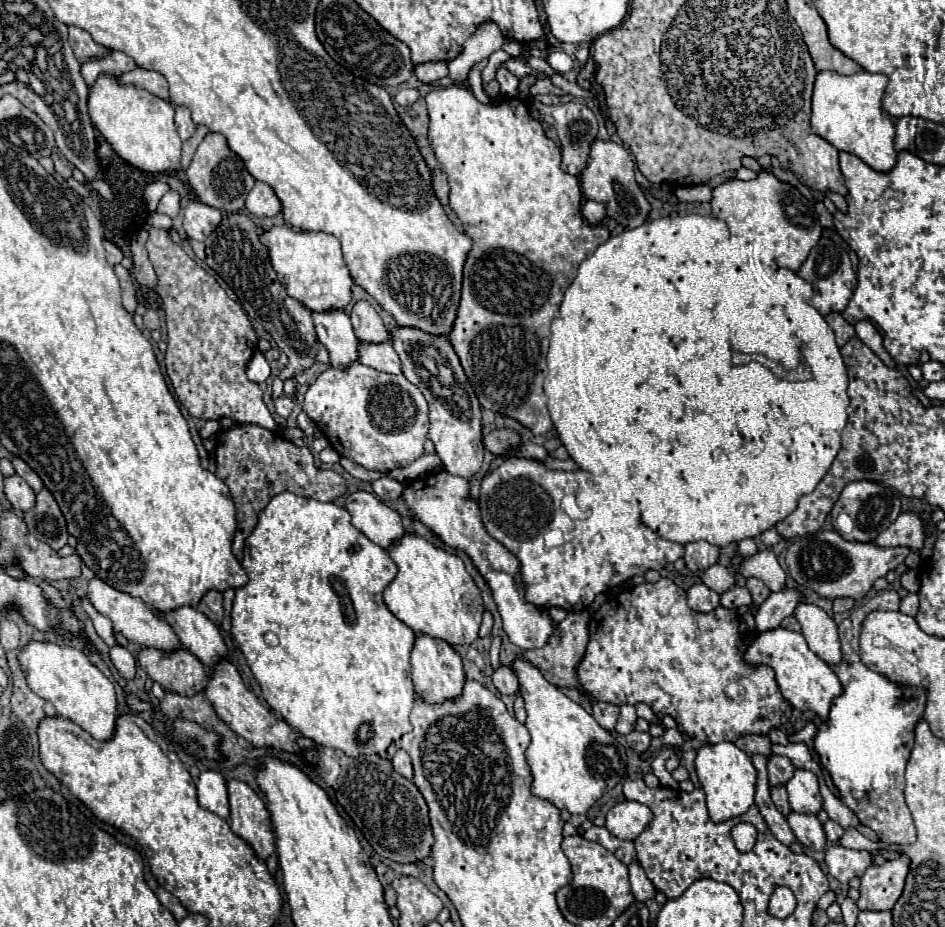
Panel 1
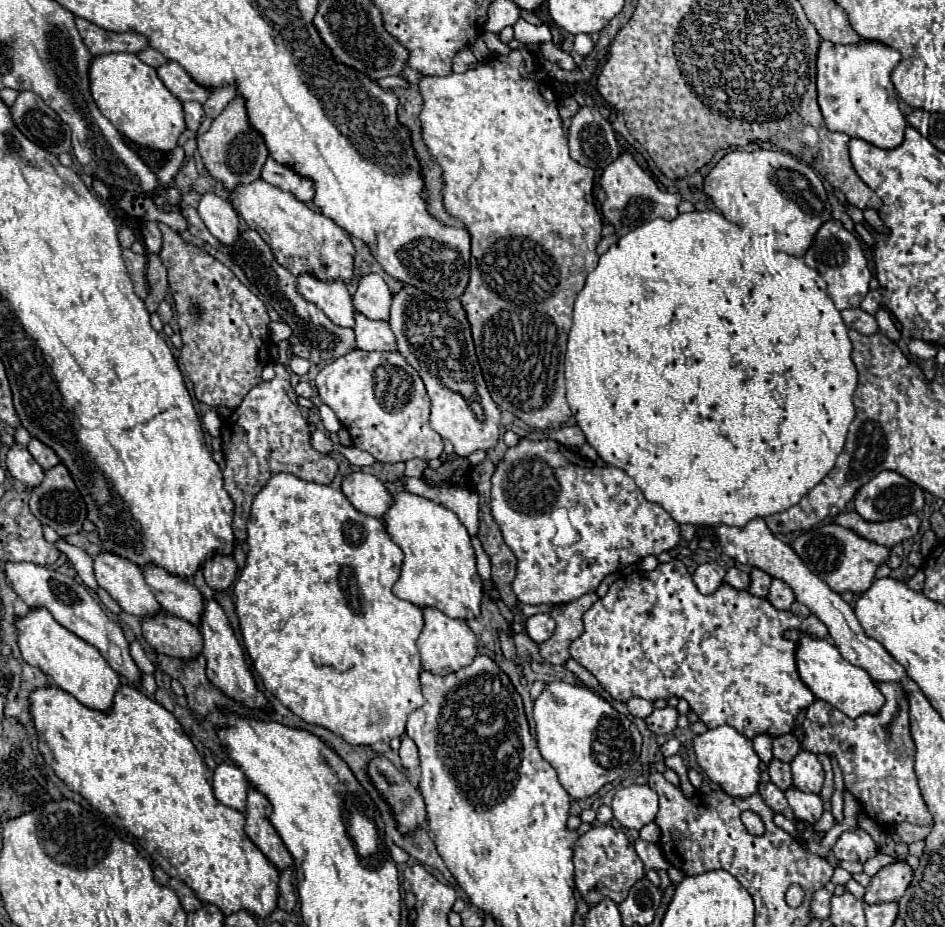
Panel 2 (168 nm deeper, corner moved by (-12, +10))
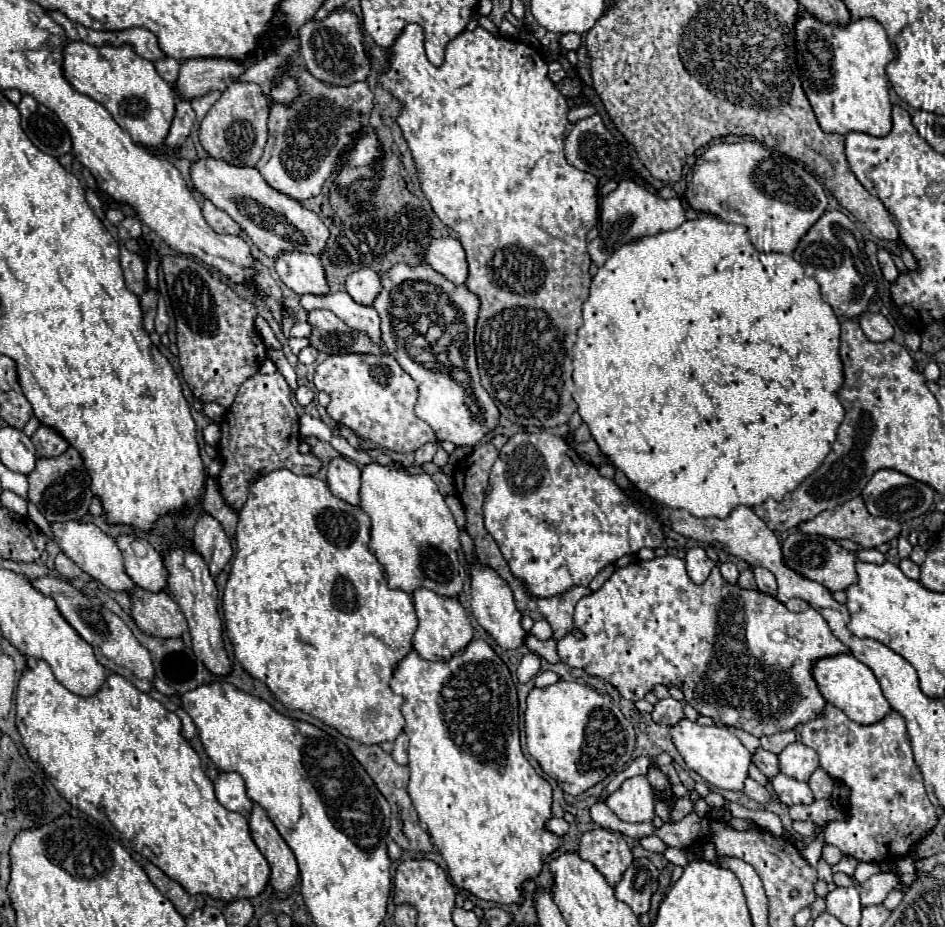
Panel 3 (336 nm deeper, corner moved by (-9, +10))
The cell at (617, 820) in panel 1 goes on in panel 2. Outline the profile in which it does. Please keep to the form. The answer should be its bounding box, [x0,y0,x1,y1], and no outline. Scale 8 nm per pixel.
[611,785,657,831]

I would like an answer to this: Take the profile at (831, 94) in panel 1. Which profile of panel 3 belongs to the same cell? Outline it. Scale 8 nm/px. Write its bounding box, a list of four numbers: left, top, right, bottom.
[794,7,894,137]

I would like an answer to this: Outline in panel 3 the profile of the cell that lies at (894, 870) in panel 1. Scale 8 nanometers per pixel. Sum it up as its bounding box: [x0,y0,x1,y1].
[860,871,898,907]

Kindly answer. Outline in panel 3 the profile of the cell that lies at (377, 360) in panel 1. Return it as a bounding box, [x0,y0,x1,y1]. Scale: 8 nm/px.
[302,291,380,343]

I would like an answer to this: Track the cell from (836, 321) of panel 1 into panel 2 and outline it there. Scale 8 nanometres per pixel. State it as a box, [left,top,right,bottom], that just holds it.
[841,309,877,335]

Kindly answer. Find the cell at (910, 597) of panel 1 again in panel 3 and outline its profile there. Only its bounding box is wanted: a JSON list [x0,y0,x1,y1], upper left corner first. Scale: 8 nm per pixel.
[900,559,920,581]

